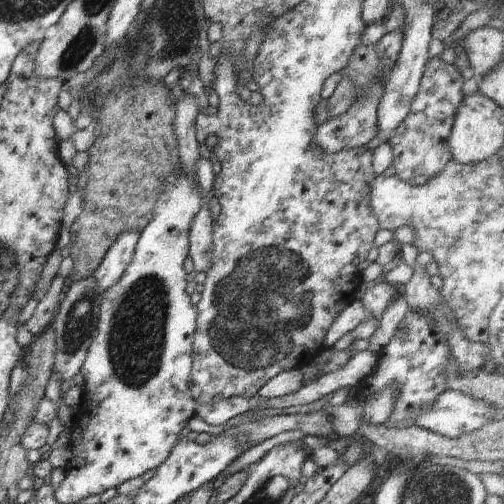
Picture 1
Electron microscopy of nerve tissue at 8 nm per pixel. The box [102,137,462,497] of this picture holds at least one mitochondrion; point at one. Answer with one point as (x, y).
(262, 305)

